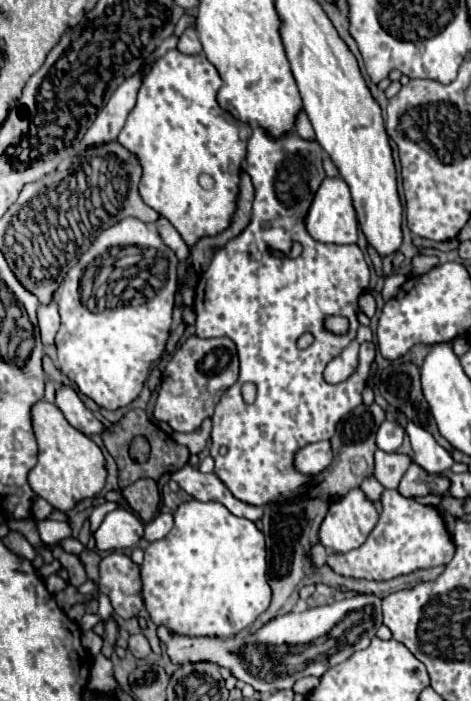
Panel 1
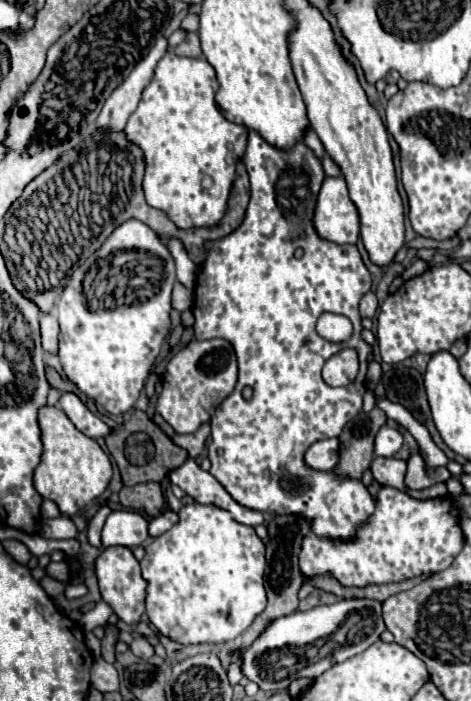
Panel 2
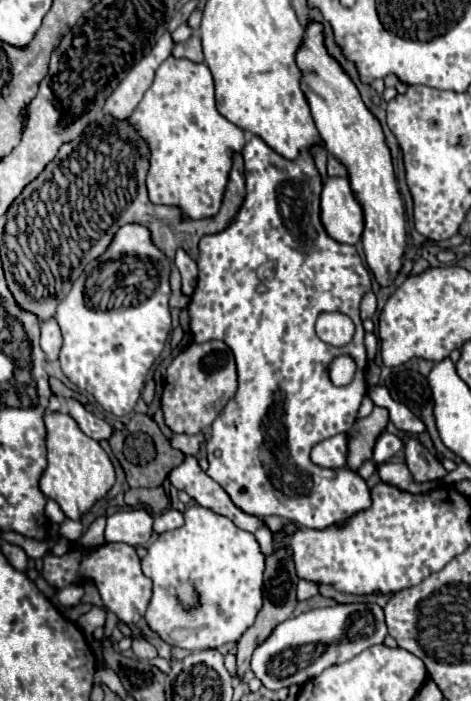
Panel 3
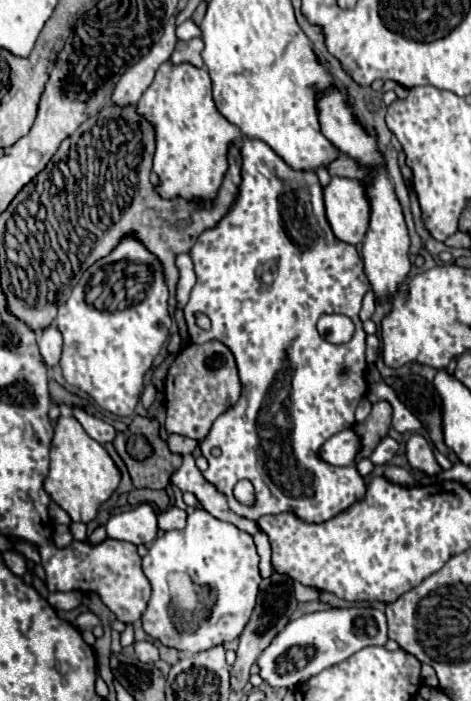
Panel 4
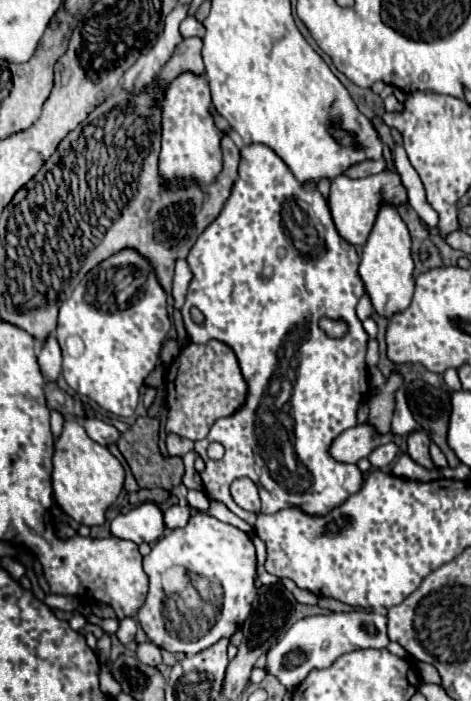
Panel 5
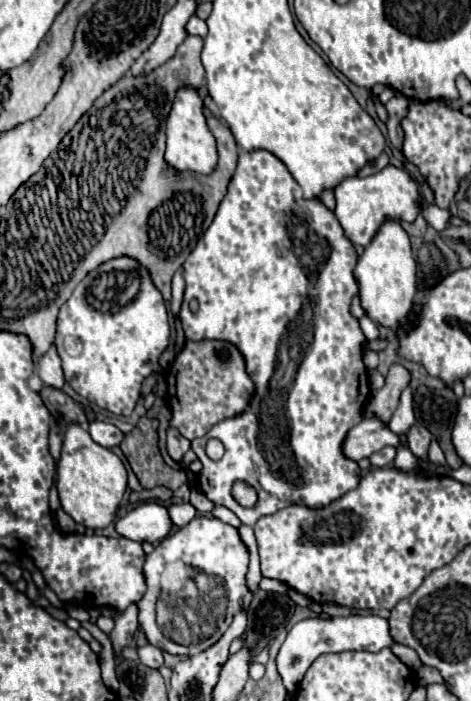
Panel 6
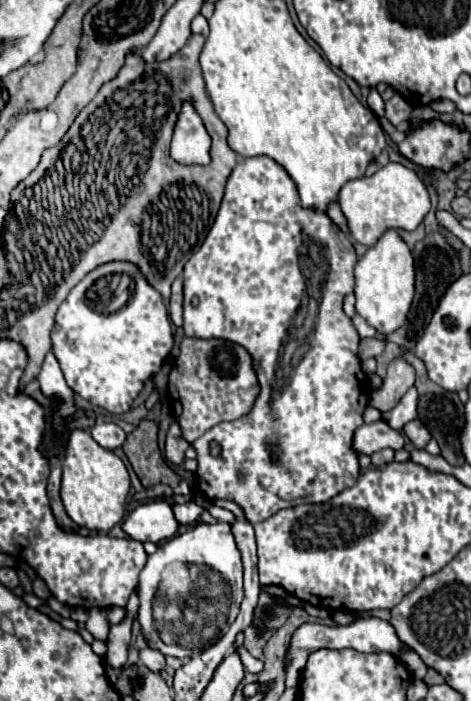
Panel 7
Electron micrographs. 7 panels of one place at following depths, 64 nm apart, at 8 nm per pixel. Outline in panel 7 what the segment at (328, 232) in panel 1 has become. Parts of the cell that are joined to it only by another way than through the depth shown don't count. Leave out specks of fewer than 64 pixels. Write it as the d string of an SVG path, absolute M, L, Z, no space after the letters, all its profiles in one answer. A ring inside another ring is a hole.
M388 162L370 178L348 180L338 192L338 204L354 242L372 246L388 228L414 230L430 210L430 196L414 170Z

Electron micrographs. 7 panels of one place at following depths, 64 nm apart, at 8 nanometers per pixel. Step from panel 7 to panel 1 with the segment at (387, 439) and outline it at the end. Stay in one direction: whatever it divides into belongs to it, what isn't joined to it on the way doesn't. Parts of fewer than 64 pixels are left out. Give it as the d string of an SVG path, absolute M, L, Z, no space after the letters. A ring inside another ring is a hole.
M314 442L304 448L300 448L294 454L294 468L296 472L304 476L312 476L316 472L322 472L332 460L332 450L328 442Z

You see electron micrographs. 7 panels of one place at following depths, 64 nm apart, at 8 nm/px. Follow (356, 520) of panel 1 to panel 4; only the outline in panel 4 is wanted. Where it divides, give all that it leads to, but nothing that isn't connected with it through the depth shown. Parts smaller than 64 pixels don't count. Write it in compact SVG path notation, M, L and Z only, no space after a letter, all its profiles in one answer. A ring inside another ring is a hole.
M246 138L244 144L242 144L242 184L240 184L240 192L238 192L238 198L234 202L234 206L230 208L230 212L220 220L220 224L208 232L202 232L198 242L194 244L192 252L192 262L194 262L194 270L196 270L196 286L190 294L190 300L188 304L184 306L184 316L186 316L186 324L188 324L188 332L190 332L190 338L194 344L204 344L208 340L220 340L224 342L234 358L236 358L236 364L238 364L238 374L240 374L240 382L242 382L242 394L238 398L238 402L234 406L230 406L220 418L216 418L216 422L212 424L210 428L210 434L200 442L200 448L202 448L202 454L204 458L208 460L208 470L204 472L204 478L212 484L218 486L220 492L226 494L228 498L228 504L230 508L244 516L244 518L250 518L250 520L258 520L260 516L264 514L282 514L282 512L294 512L300 520L304 522L326 522L334 516L338 516L340 512L348 510L350 506L354 506L356 502L364 500L366 496L366 482L364 478L358 474L356 466L344 466L344 468L338 468L338 466L330 466L326 462L322 462L318 458L318 448L334 434L346 430L346 428L352 428L354 426L354 410L360 402L360 398L364 396L366 392L366 378L364 378L364 370L366 370L366 360L364 360L364 338L366 338L366 332L362 330L362 322L360 322L360 304L362 304L362 298L364 294L370 290L370 282L364 274L364 264L362 264L362 258L360 254L356 252L354 246L350 244L344 244L340 240L336 240L336 236L332 234L330 230L330 224L324 216L324 200L322 200L322 186L318 182L318 176L314 170L294 170L290 168L268 144L264 144L262 140L254 140L254 138ZM196 314L206 314L210 318L210 328L208 330L202 330L198 324L196 324ZM322 314L346 314L352 318L354 326L356 326L356 332L352 336L352 340L348 344L340 344L340 346L334 346L326 340L320 338L320 334L316 332L316 320L322 316ZM212 448L220 448L222 454L220 456L212 456ZM238 480L250 480L252 486L254 486L254 494L256 494L256 502L252 506L246 506L242 502L238 502L234 498L234 486Z

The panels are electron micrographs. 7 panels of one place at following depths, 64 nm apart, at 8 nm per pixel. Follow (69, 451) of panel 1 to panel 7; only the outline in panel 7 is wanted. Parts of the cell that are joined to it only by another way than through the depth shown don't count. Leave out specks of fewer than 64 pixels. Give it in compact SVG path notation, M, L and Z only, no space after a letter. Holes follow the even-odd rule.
M72 430L66 440L62 462L62 488L60 496L68 516L88 530L108 532L124 516L124 500L130 490L130 476L124 462L112 452L102 448L86 430Z

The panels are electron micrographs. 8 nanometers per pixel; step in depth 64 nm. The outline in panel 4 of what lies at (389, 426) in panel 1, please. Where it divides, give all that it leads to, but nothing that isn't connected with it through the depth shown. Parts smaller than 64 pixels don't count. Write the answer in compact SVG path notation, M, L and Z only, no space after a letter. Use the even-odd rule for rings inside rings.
M384 436L384 438L378 442L378 446L374 448L370 460L372 460L376 466L384 466L384 464L388 464L388 462L392 460L392 456L396 454L396 450L398 450L398 442L396 442L394 438L390 438L390 436Z

